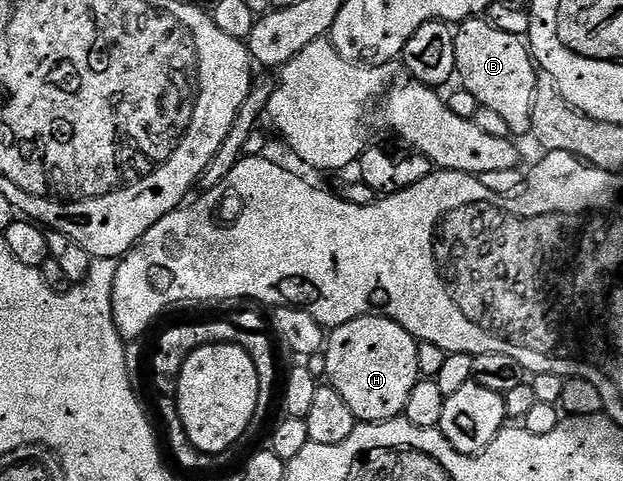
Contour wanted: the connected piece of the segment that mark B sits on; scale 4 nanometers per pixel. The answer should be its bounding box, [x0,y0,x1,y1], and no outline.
[455,19,539,133]

